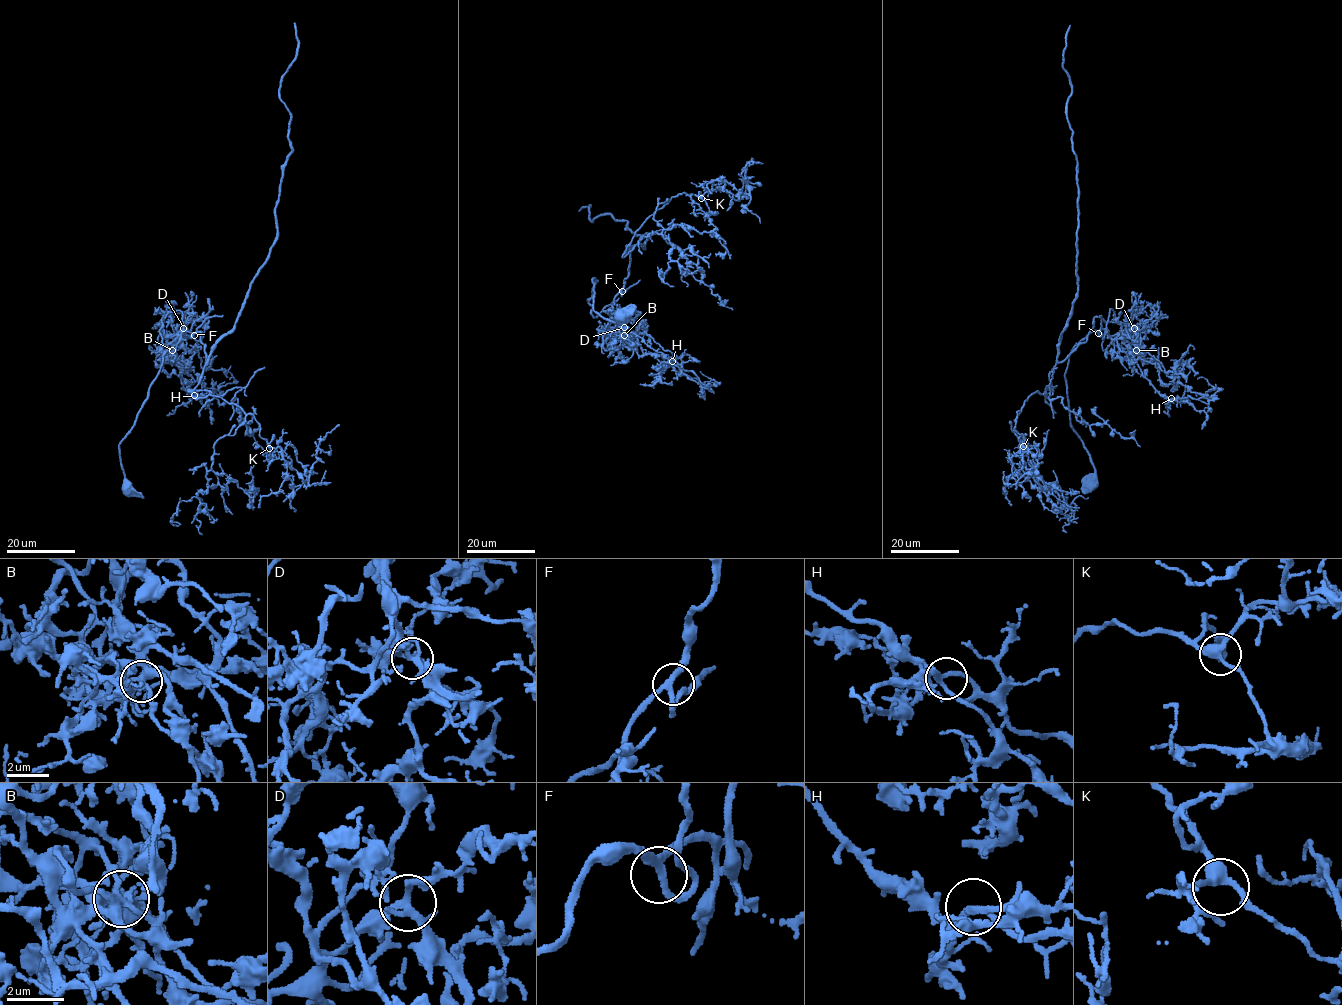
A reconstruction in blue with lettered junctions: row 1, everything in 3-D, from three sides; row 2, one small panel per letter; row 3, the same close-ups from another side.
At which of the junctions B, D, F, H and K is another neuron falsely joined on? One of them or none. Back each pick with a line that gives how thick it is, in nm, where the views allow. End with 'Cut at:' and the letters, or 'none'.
B: 320 nm
Cut at: B

